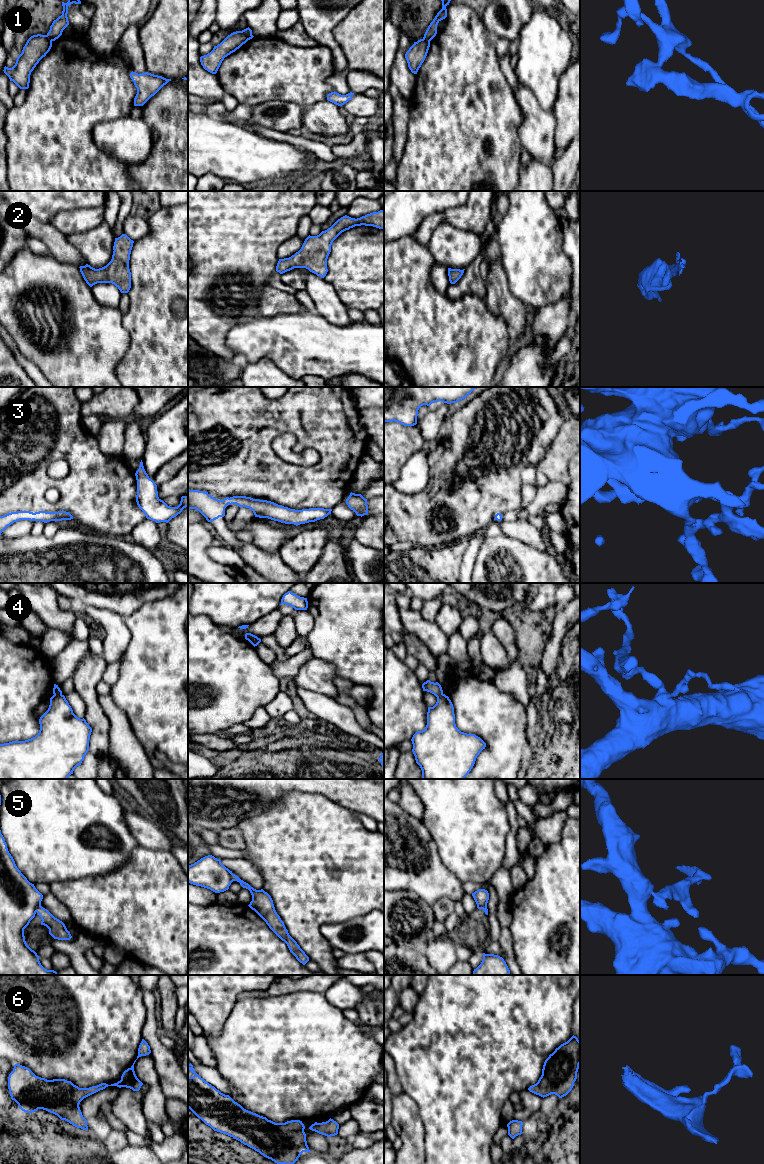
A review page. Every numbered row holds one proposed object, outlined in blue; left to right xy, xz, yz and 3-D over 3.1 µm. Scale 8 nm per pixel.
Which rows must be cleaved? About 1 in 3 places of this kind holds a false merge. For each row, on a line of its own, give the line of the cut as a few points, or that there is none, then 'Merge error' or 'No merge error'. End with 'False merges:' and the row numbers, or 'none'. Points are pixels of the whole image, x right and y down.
1: Split along xy (45, 35), (51, 41). Merge error
2: No split. No merge error
3: No split. No merge error
4: Split along xy (54, 694), (61, 695). Merge error
5: Split along xy (40, 905), (36, 911). Merge error
6: No split. No merge error
False merges: 1, 4, 5

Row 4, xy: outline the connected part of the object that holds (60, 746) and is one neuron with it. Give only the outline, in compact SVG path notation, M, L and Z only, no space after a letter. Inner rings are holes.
M53 695L48 710L39 719L39 733L25 741L0 744L0 779L67 779L81 765L89 751L92 728L86 720L78 718L64 695Z

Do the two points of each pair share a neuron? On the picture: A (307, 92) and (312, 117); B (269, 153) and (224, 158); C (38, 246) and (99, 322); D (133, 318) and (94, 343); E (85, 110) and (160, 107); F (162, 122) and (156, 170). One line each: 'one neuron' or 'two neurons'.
A: two neurons
B: one neuron
C: two neurons
D: two neurons
E: two neurons
F: one neuron

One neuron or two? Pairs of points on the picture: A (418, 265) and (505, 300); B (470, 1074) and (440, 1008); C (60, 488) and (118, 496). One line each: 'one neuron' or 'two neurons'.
A: two neurons
B: one neuron
C: one neuron

